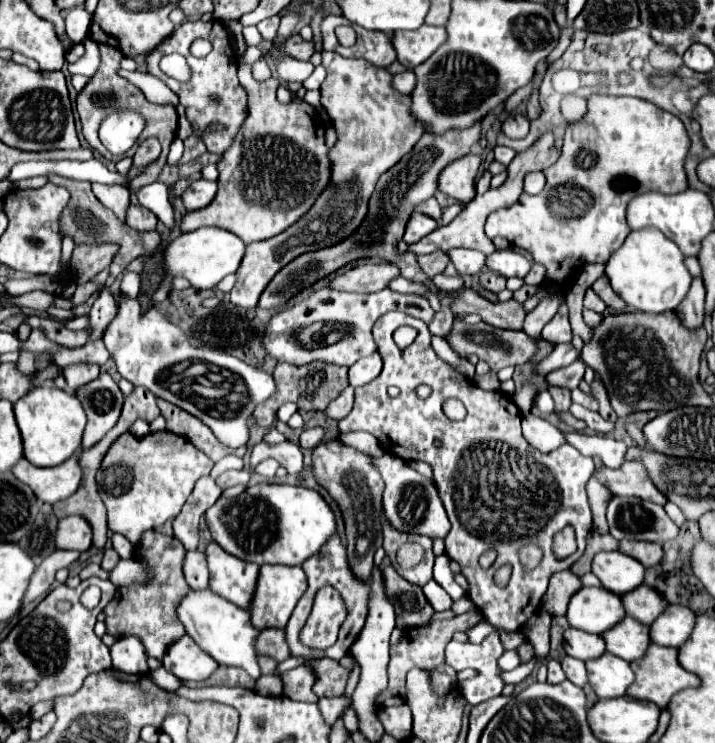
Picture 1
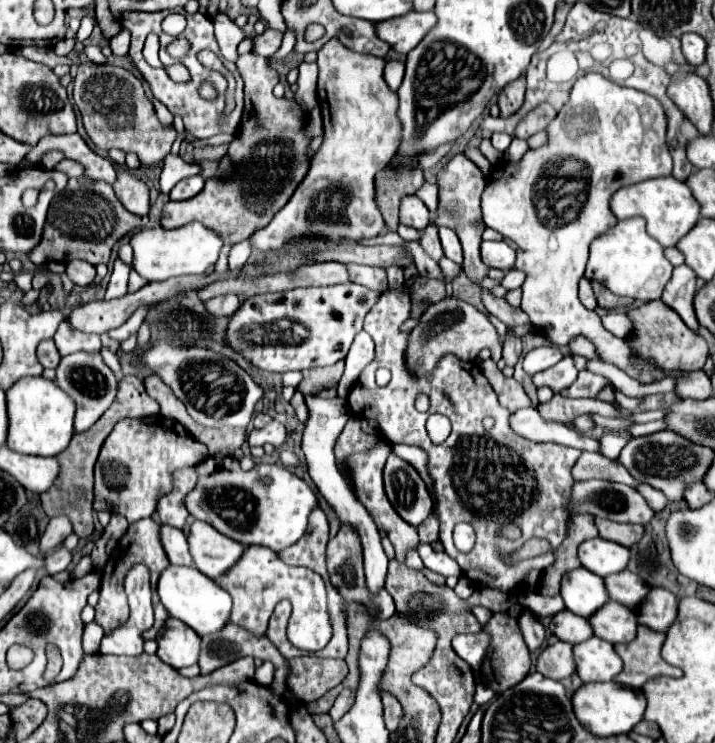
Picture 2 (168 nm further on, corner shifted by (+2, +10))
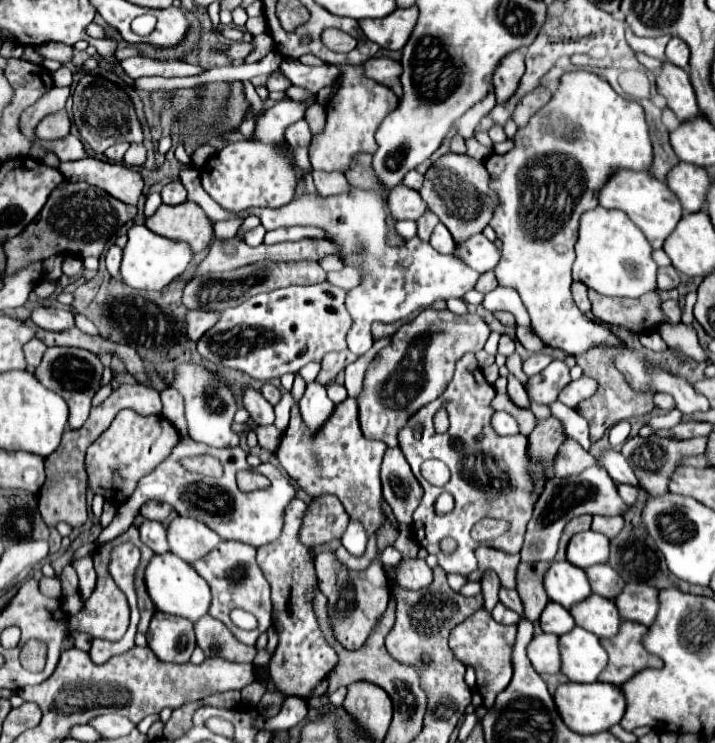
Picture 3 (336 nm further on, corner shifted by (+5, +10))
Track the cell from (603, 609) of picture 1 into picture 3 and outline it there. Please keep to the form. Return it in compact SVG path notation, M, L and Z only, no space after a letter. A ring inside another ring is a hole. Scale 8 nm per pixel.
M552 562L542 584L548 598L564 608L570 608L574 602L580 602L592 594L584 570L570 562Z

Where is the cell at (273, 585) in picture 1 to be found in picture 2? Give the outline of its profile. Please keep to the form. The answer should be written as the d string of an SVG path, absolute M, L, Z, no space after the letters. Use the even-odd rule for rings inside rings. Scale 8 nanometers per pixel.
M251 546L241 556L241 562L217 578L217 584L225 588L233 598L233 622L245 626L253 634L265 634L267 622L273 614L273 608L281 600L293 604L293 616L289 624L289 642L301 650L317 652L327 646L331 640L331 622L327 610L327 590L323 578L309 568L293 568L285 564L277 552L261 546Z

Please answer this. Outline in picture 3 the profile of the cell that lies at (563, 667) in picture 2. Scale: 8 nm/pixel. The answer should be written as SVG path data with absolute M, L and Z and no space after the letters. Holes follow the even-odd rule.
M538 634L526 648L528 658L538 674L556 674L560 672L560 654L558 654L558 636Z

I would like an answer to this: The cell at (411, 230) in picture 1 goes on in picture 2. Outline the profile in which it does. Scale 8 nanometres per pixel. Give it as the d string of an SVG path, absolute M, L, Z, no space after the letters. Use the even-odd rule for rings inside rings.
M409 196L409 198L401 200L399 218L401 218L401 224L411 226L411 228L415 228L419 232L423 232L431 224L429 210L417 196Z

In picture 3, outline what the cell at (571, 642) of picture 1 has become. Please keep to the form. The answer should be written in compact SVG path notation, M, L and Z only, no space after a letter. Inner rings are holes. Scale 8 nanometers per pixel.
M548 602L540 614L540 626L544 632L552 632L560 636L570 632L570 628L574 628L574 620L570 618L570 612L564 606L558 606L556 602Z

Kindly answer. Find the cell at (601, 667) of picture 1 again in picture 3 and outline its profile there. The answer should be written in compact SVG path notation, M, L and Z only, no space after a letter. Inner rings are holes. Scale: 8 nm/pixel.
M572 628L570 634L562 634L558 640L560 648L560 672L572 682L596 682L598 674L606 666L606 650L600 646L598 636Z

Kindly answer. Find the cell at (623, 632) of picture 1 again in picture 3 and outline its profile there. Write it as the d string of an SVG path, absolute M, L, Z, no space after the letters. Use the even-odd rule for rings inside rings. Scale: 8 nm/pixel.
M590 594L586 600L570 606L574 624L596 634L598 638L610 638L618 632L620 614L612 600L598 594Z

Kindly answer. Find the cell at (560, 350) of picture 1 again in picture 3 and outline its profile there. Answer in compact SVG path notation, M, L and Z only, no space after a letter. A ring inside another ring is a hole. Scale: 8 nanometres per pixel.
M538 352L538 354L532 354L532 356L524 362L522 370L524 370L524 374L526 374L526 376L534 376L534 374L542 372L550 362L552 362L552 360L550 360L550 356L546 356L546 354Z

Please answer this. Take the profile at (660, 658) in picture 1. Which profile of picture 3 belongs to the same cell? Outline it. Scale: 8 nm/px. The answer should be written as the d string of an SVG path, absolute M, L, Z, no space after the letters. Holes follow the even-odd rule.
M626 620L620 622L620 630L614 638L600 638L600 644L608 652L608 664L598 680L620 686L644 668L660 668L664 662L642 648L644 634L646 626Z

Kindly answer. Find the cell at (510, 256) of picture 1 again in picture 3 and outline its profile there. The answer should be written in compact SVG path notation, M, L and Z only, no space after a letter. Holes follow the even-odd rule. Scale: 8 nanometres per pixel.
M474 234L456 246L452 256L464 262L468 268L476 270L478 274L484 274L488 270L494 270L500 258L500 250L484 234Z

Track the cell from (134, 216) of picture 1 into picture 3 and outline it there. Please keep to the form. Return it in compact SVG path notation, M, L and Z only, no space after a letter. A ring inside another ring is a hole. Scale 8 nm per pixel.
M92 156L74 160L74 162L62 162L60 172L70 182L84 180L90 186L102 188L110 196L114 196L126 204L132 204L132 206L138 204L138 198L144 188L142 176L136 170L130 170L122 164L102 162Z

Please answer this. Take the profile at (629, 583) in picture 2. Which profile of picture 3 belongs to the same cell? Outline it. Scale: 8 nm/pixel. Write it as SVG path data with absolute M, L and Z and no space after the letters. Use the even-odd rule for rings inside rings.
M594 564L594 566L588 566L584 572L590 582L592 592L600 594L608 600L614 600L624 586L624 580L618 578L618 572L614 568L610 568L608 564Z

